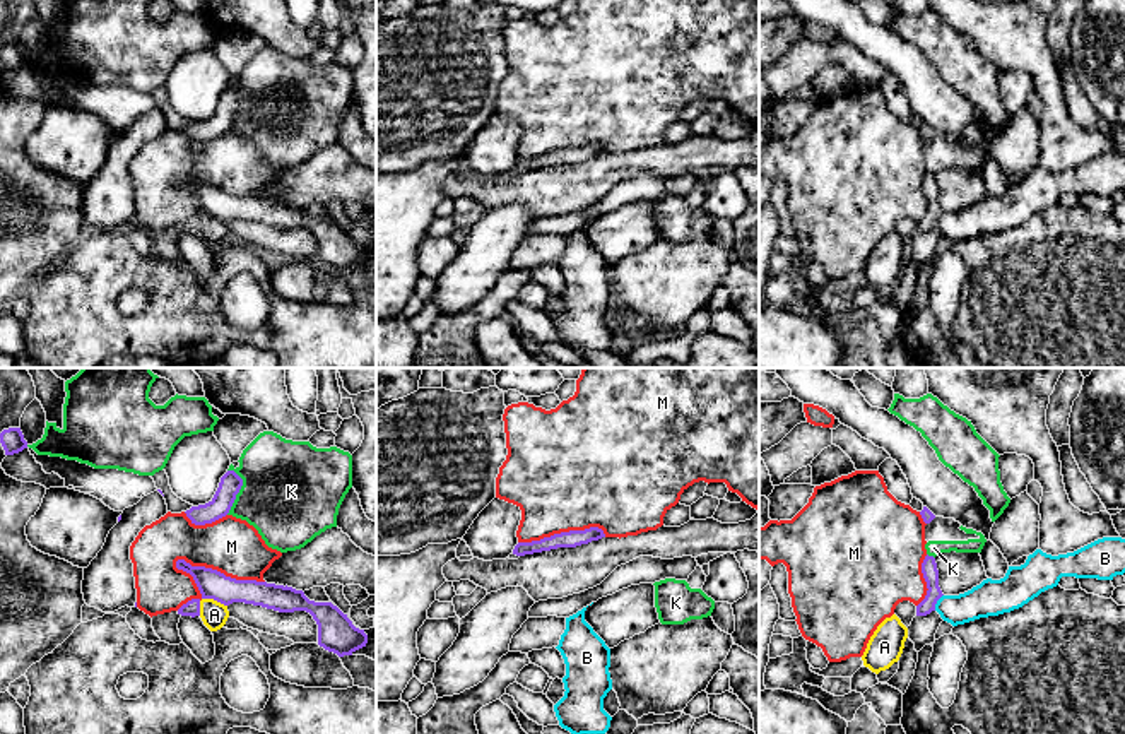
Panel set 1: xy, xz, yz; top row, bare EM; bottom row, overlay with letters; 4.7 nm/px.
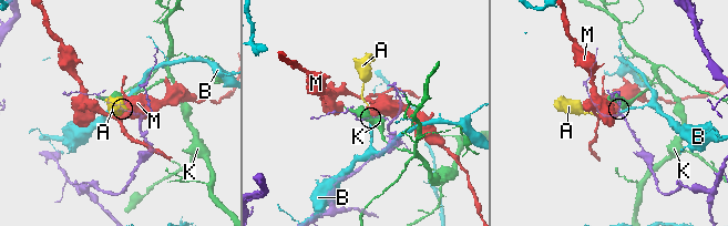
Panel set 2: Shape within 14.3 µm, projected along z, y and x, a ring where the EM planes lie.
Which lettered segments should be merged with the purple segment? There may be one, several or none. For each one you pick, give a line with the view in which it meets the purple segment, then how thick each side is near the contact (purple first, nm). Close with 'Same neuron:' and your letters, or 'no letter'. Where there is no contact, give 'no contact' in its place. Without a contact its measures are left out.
Same neuron: no letter

